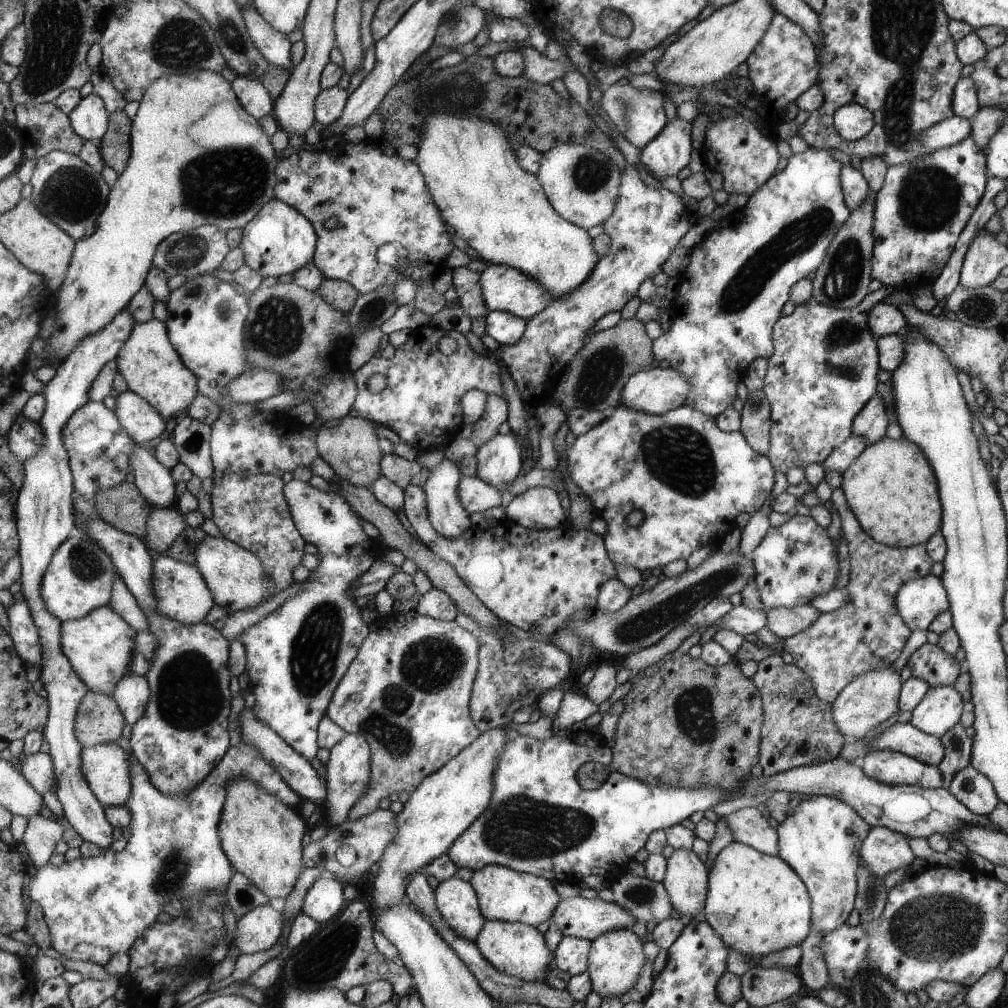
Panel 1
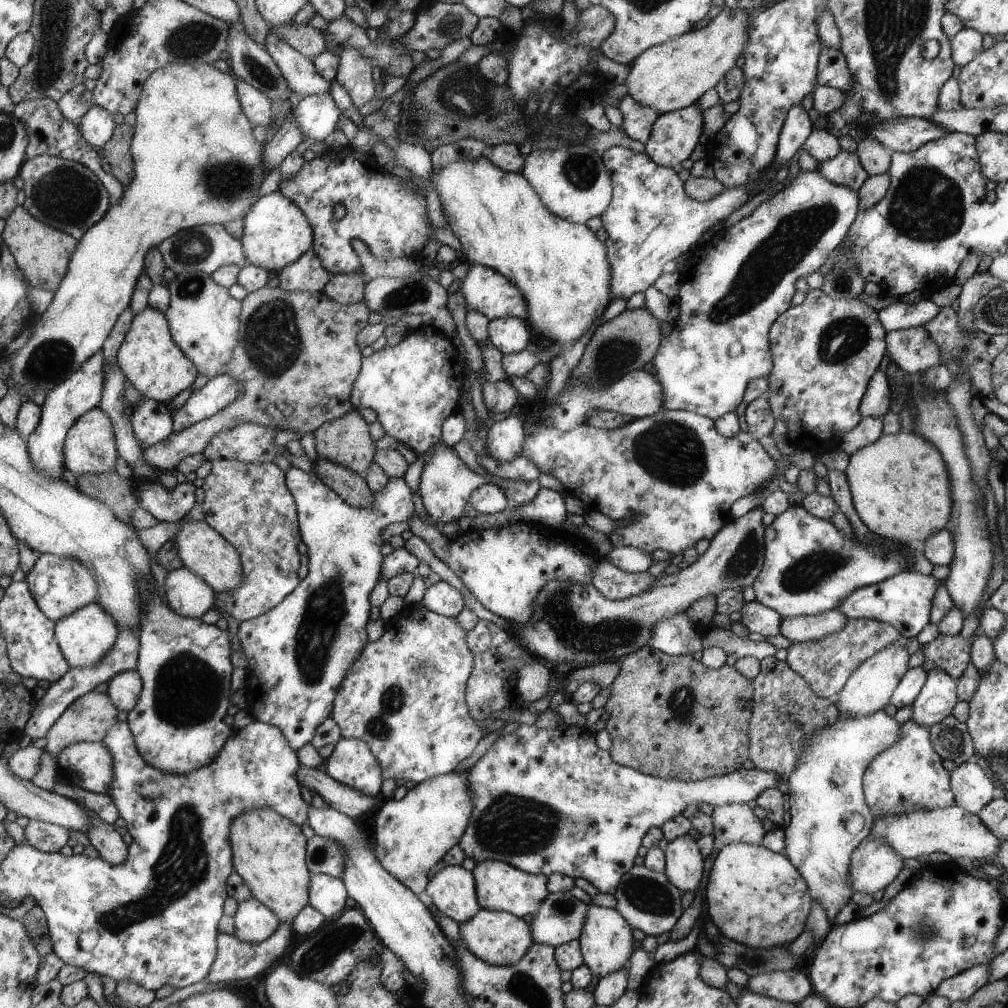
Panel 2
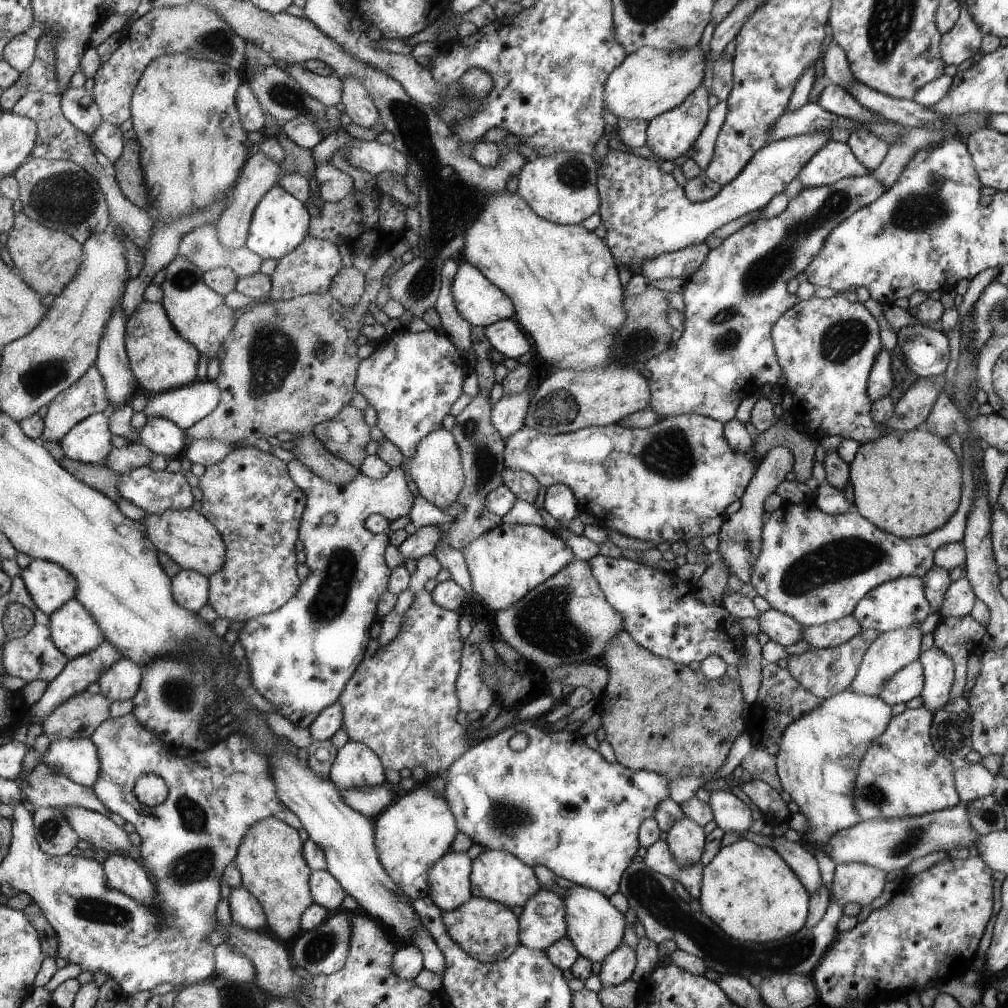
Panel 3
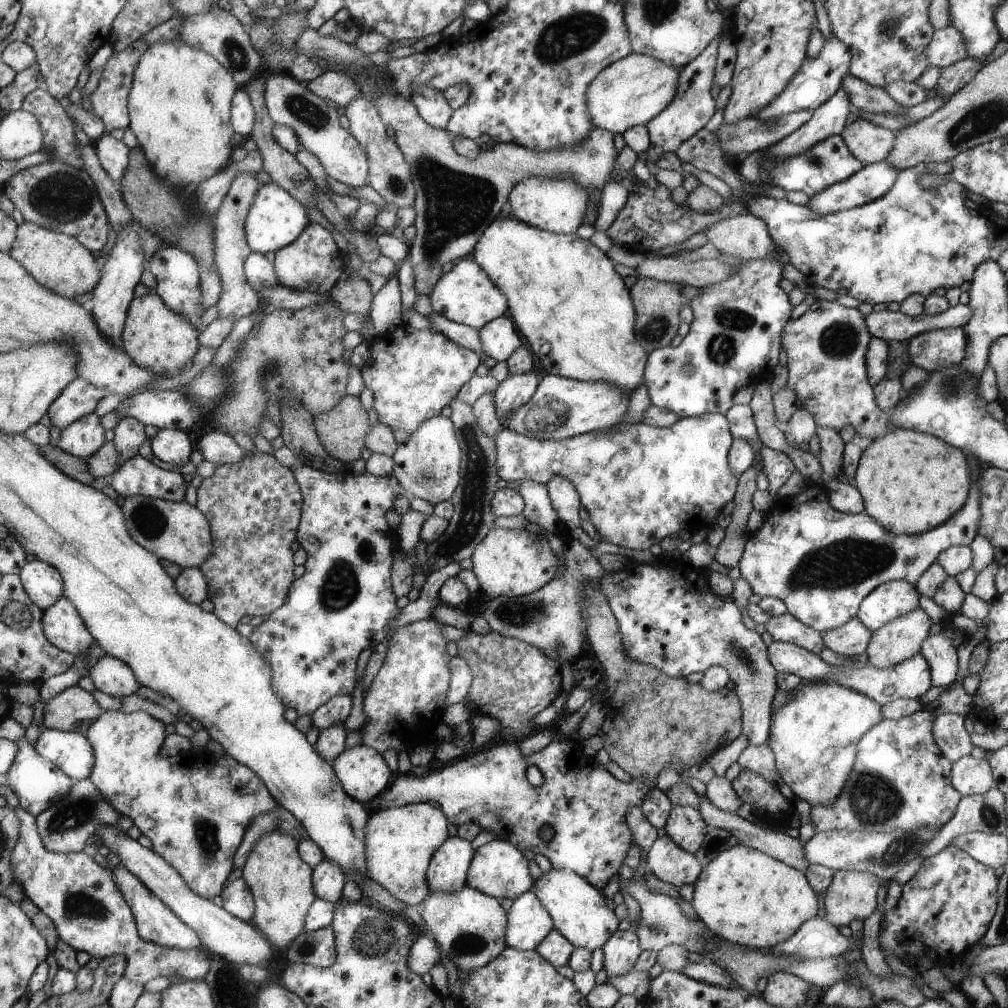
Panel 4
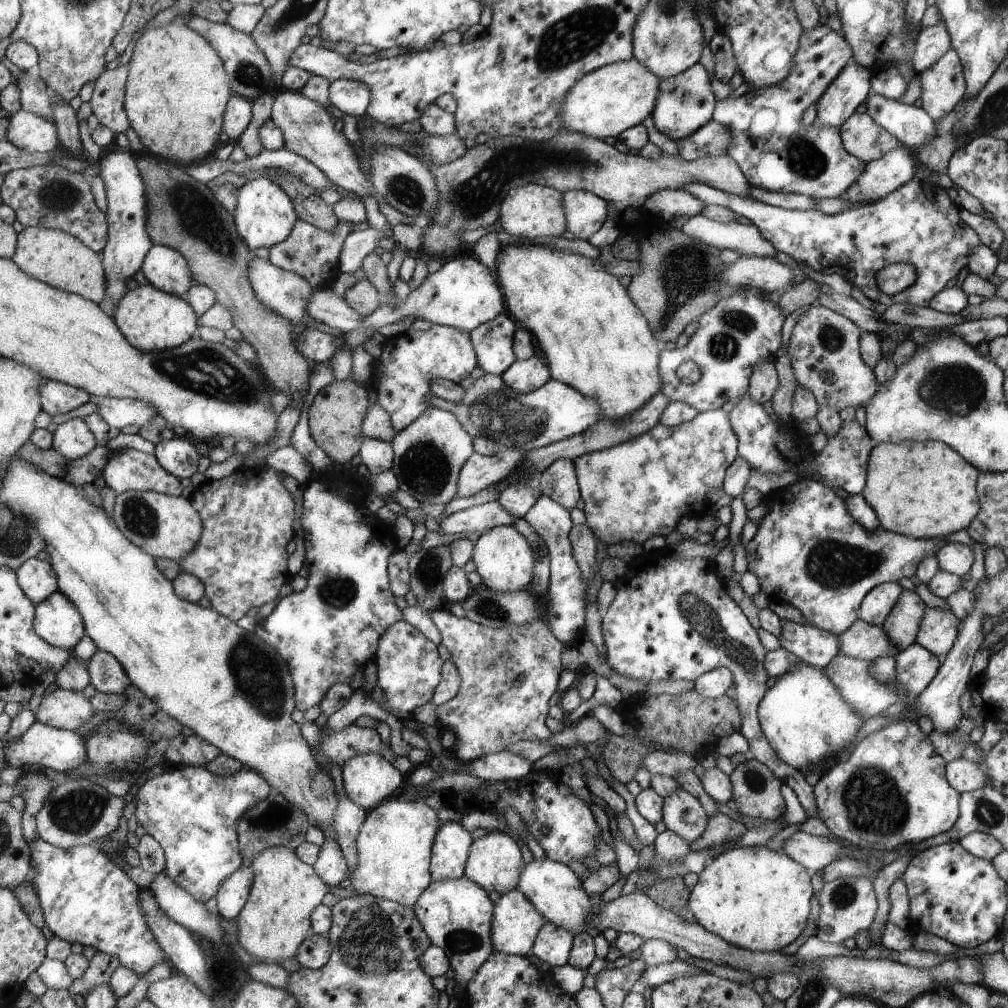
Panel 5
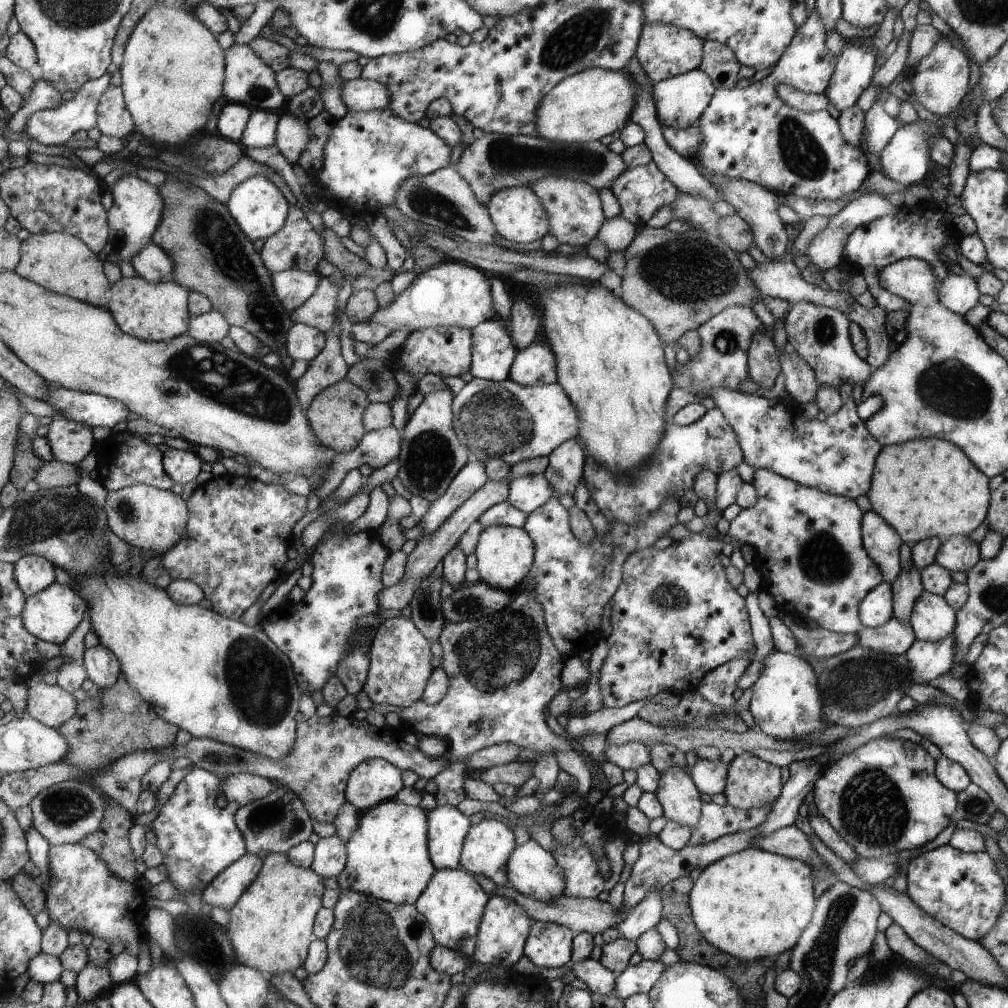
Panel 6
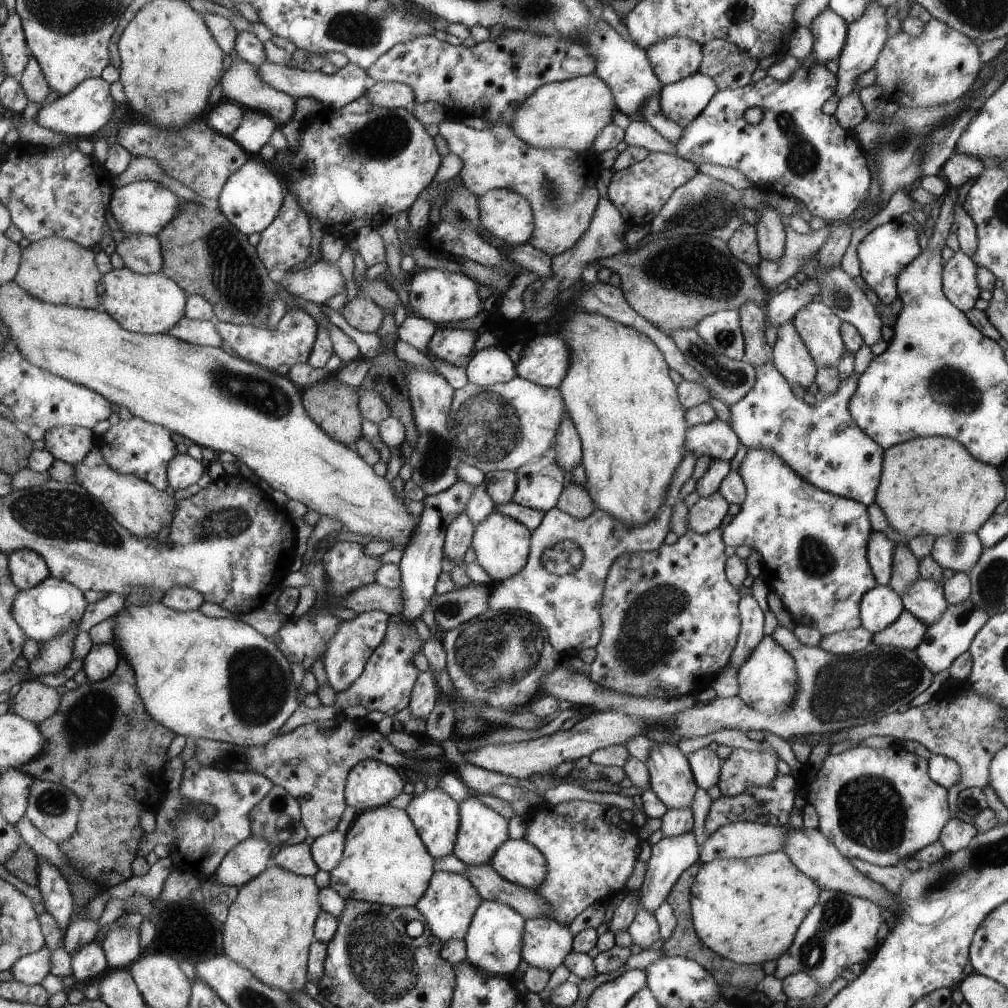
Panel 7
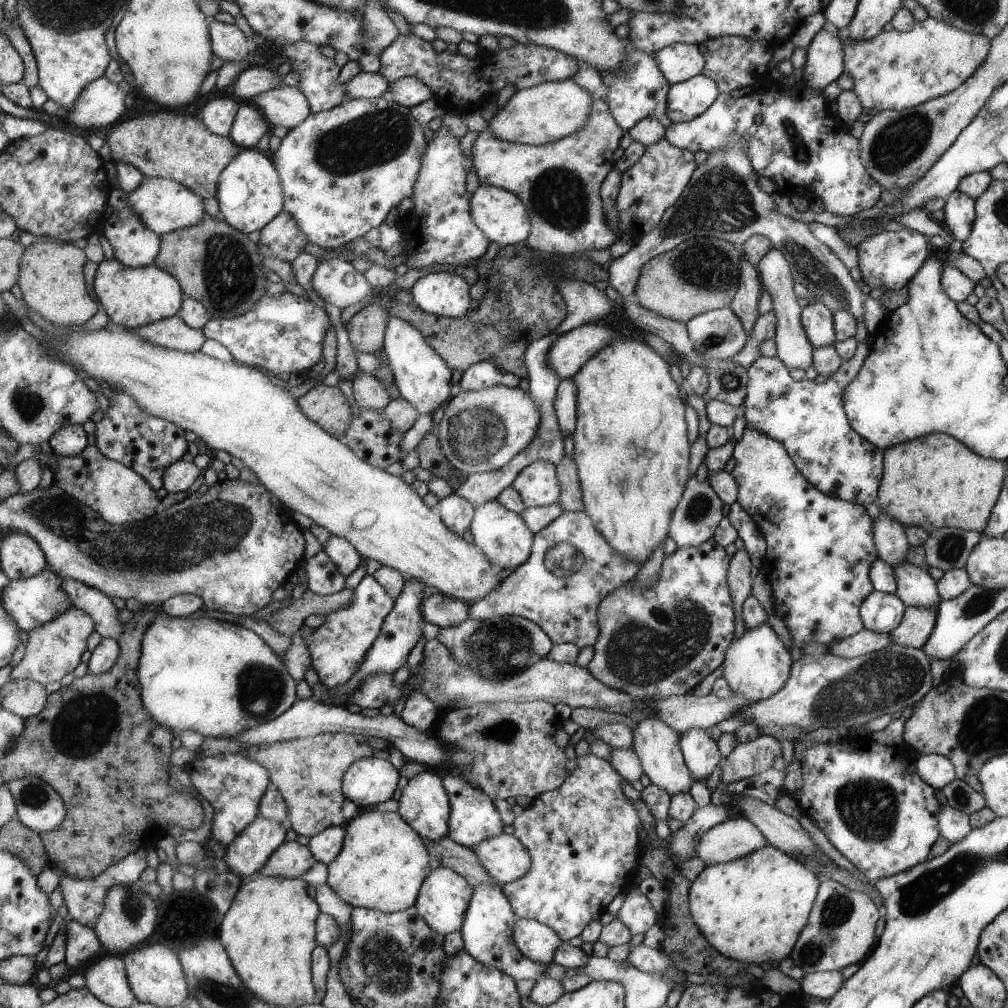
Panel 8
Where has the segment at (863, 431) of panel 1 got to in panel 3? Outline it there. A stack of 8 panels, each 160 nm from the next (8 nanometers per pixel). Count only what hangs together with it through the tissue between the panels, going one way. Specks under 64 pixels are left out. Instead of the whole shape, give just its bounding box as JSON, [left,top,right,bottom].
[866,348,895,402]

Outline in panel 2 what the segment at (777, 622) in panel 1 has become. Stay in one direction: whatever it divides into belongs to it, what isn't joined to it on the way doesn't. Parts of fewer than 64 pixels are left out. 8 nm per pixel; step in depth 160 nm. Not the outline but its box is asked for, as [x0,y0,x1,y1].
[778,609,848,643]

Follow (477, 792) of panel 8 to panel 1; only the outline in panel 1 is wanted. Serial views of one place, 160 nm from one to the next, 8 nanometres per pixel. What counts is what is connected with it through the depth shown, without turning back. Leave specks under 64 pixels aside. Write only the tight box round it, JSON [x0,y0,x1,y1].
[470,865,559,927]

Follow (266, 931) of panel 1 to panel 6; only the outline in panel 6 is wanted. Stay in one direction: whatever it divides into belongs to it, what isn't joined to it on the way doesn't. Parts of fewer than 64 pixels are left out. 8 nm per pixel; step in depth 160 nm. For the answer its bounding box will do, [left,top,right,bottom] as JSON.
[202,853,264,912]

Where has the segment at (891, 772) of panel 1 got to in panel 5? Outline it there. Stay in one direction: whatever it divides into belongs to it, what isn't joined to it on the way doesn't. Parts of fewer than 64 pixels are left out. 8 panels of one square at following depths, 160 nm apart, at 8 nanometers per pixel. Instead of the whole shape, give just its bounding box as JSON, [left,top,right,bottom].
[812,719,960,851]

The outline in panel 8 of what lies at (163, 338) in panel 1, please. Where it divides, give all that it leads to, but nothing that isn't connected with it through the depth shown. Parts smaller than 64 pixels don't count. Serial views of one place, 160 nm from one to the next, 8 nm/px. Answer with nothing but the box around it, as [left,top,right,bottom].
[92,257,187,331]

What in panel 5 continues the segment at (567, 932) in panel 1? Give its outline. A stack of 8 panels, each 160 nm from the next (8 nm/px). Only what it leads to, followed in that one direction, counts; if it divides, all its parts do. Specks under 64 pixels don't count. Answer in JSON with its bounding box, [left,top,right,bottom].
[492,888,545,955]

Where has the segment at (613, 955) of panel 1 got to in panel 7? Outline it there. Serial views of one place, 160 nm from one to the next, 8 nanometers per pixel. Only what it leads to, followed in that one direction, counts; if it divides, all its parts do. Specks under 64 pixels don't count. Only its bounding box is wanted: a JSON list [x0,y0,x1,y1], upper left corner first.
[491,839,548,889]

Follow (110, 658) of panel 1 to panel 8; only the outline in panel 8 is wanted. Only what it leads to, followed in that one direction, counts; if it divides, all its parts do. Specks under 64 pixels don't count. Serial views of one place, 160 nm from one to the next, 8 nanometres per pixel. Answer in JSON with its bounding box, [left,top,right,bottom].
[3,568,75,633]

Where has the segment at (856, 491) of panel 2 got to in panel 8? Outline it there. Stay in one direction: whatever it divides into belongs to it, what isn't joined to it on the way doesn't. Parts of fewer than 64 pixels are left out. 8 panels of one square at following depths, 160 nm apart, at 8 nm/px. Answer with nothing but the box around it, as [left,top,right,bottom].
[875,434,1006,534]

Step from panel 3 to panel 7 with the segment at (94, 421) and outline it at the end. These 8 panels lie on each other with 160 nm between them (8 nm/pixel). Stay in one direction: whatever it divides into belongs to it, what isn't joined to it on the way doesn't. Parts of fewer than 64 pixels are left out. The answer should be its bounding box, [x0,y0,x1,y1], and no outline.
[44,425,98,466]

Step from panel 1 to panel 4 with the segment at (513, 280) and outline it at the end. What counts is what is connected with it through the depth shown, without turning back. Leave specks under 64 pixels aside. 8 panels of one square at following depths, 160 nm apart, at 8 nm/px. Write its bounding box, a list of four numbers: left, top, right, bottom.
[429,260,509,330]

